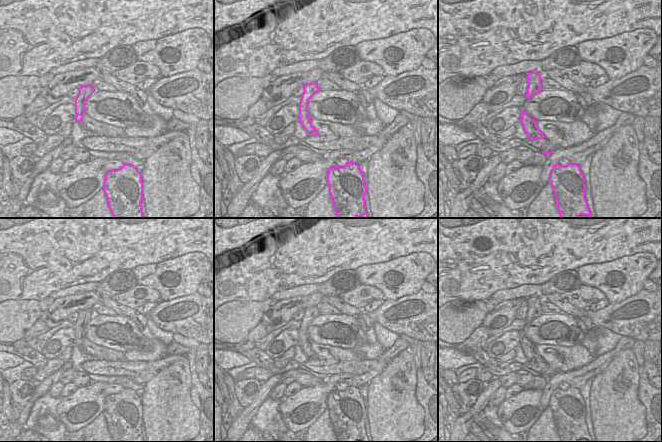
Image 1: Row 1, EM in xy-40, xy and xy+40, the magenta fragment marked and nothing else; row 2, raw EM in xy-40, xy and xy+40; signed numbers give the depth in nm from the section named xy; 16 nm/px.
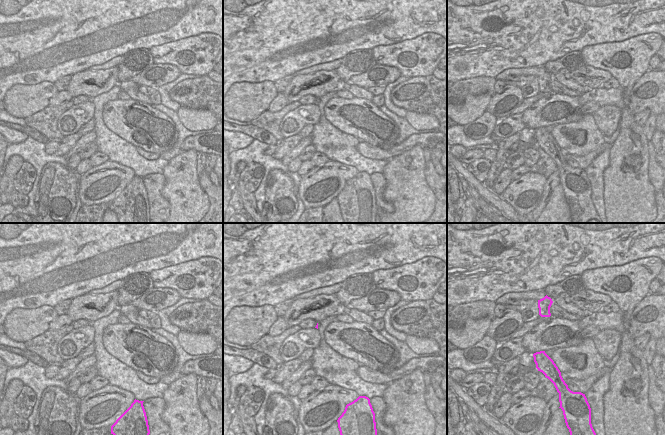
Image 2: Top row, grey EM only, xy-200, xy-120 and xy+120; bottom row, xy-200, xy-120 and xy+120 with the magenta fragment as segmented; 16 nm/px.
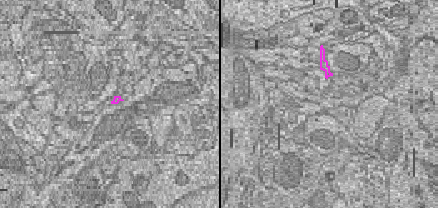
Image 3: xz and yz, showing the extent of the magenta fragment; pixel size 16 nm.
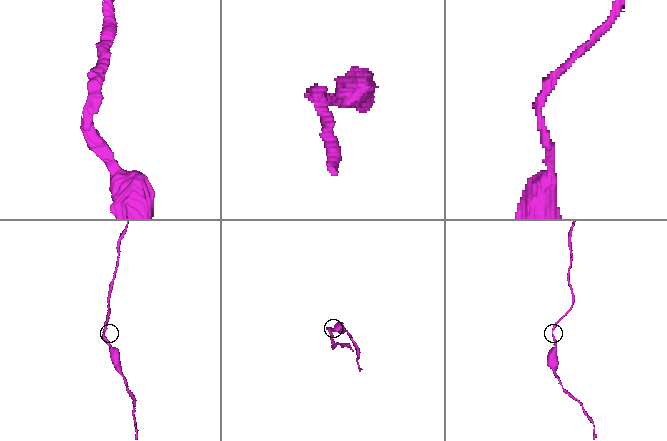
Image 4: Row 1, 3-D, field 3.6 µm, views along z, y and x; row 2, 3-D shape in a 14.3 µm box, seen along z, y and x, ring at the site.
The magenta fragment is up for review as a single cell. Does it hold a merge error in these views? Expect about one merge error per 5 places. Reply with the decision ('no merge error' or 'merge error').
no merge error

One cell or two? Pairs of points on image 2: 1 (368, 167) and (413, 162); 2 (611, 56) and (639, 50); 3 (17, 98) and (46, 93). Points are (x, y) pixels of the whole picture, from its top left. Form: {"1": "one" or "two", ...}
{"1": "two", "2": "one", "3": "one"}

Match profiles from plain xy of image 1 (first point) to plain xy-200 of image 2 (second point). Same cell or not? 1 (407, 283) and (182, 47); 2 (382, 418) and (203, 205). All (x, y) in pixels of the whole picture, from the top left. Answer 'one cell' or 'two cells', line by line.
1: one cell
2: one cell

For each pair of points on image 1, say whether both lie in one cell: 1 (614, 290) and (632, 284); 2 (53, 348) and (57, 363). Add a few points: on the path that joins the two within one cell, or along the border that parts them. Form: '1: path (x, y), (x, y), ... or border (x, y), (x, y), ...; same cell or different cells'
1: path (618, 287), (628, 284); same cell
2: border (55, 357), (48, 360); different cells

